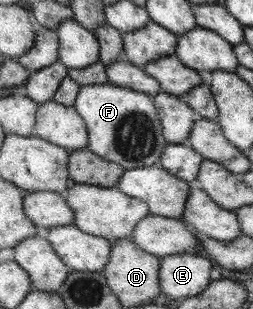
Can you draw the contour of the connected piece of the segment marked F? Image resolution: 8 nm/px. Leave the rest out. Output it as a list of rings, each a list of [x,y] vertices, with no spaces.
[[[107,81],[80,86],[73,107],[87,130],[86,149],[91,153],[121,165],[124,170],[158,164],[160,153],[168,141],[162,135],[161,122],[151,96]]]

